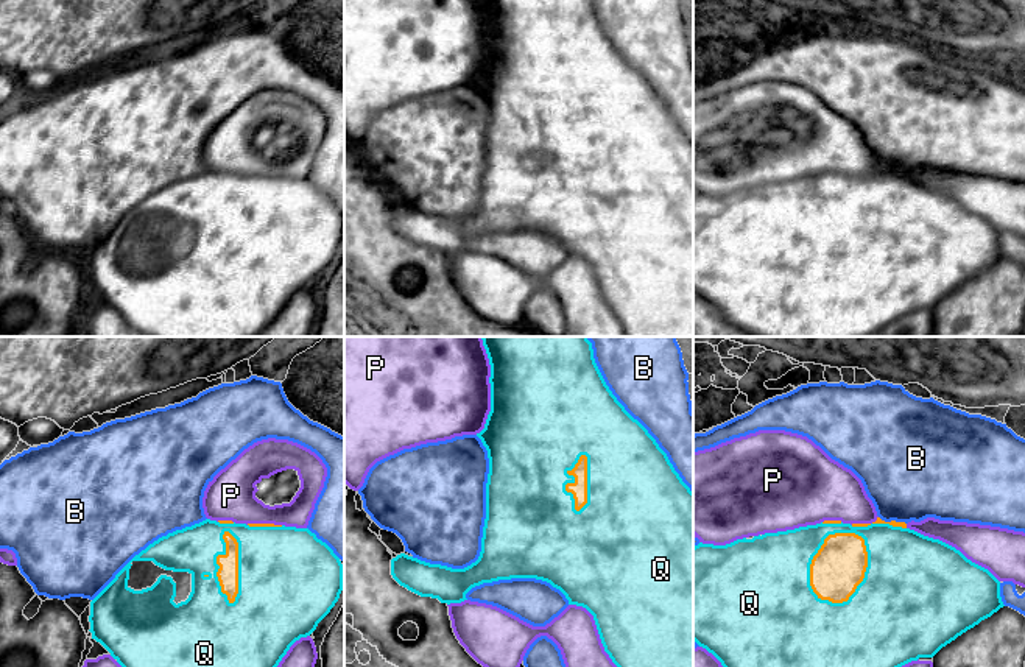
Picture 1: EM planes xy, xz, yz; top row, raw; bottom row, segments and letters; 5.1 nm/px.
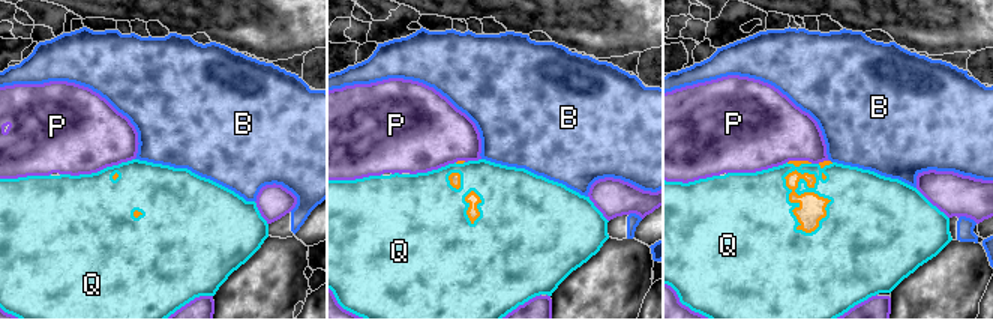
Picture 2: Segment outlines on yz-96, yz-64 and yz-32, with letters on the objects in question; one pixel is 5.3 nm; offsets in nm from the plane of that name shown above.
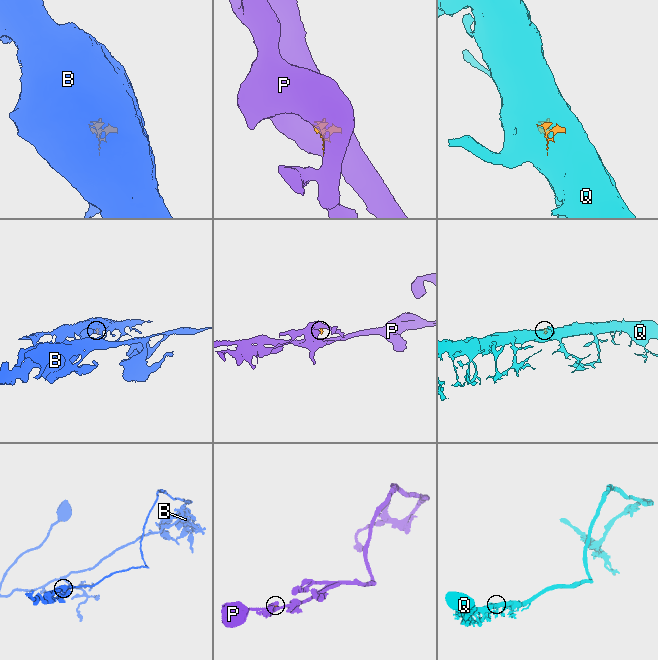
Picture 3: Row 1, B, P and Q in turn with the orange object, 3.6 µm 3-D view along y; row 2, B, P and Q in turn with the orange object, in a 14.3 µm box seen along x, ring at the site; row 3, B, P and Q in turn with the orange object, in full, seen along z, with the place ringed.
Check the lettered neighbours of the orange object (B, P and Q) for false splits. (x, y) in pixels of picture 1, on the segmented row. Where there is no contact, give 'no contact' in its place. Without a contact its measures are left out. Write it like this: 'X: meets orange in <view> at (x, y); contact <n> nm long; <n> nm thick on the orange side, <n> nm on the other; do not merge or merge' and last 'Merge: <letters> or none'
B: meets orange in yz at (893, 521); contact 150 nm long; 30 nm thick on the orange side, 460 nm on the other; do not merge
P: meets orange in xy at (264, 524); contact 180 nm long; 20 nm thick on the orange side, 260 nm on the other; do not merge
Q: meets orange in yz at (862, 580); contact 400 nm long; 280 nm thick on the orange side, 500 nm on the other; merge
Merge: Q

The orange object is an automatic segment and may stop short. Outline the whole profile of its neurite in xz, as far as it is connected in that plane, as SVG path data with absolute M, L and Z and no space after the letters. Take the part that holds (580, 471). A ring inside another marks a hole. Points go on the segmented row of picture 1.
M481 337L481 340L491 365L491 411L484 429L477 433L489 458L480 556L464 569L452 569L400 553L391 559L393 578L421 597L438 598L447 605L467 600L466 594L483 583L511 578L542 580L559 589L569 605L583 606L594 616L604 651L617 667L693 667L693 492L656 439L612 394L595 363L587 337Z

